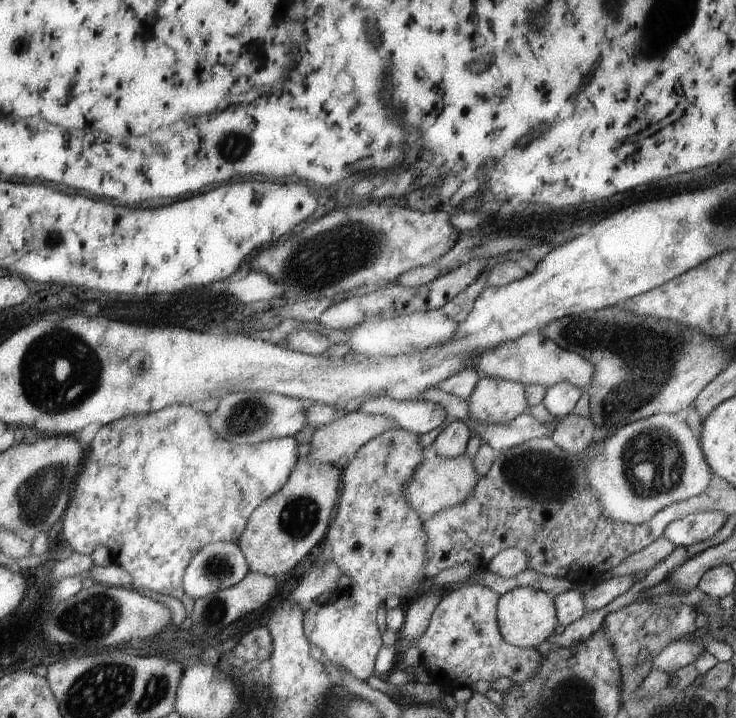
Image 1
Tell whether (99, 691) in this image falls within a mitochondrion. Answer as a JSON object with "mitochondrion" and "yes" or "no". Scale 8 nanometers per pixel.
{"mitochondrion":"yes"}

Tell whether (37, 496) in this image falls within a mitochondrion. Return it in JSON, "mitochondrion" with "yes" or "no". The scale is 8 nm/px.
{"mitochondrion":"yes"}

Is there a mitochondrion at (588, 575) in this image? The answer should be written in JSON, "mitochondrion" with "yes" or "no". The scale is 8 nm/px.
{"mitochondrion":"no"}

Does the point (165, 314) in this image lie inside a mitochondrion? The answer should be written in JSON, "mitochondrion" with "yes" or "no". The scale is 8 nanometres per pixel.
{"mitochondrion":"no"}

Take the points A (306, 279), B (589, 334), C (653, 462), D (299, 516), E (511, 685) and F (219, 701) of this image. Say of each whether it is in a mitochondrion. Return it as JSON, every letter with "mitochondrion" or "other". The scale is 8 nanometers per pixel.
{"A":"mitochondrion","B":"mitochondrion","C":"mitochondrion","D":"mitochondrion","E":"other","F":"other"}

